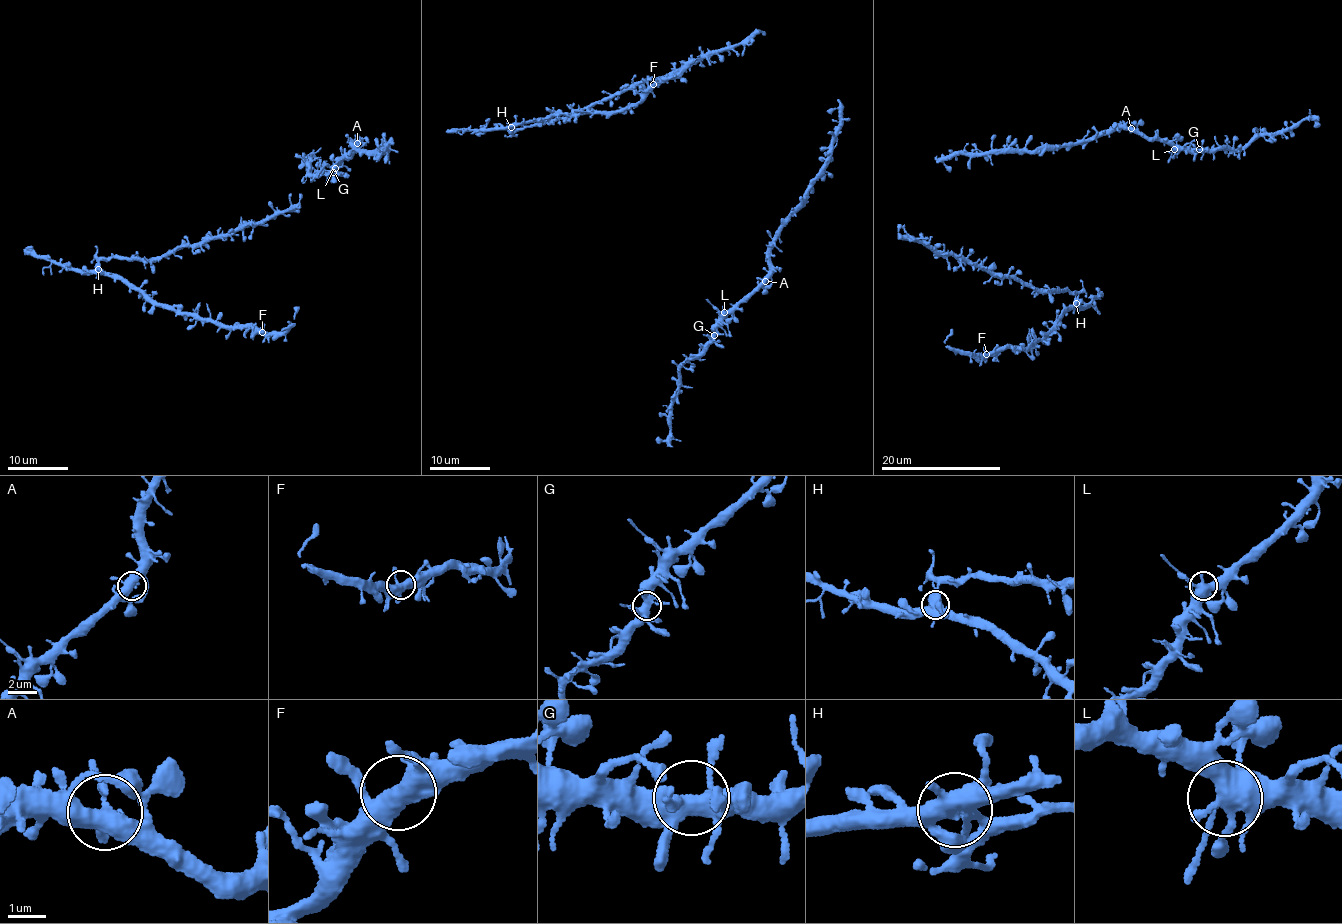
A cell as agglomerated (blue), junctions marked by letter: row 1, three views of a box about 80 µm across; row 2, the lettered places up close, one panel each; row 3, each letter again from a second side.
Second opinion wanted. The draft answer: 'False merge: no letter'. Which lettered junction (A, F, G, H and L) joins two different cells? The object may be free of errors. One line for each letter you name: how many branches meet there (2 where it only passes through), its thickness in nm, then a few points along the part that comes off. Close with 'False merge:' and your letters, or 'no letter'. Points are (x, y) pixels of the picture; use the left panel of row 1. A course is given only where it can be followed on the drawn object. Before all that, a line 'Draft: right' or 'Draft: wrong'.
Draft: right
False merge: no letter

